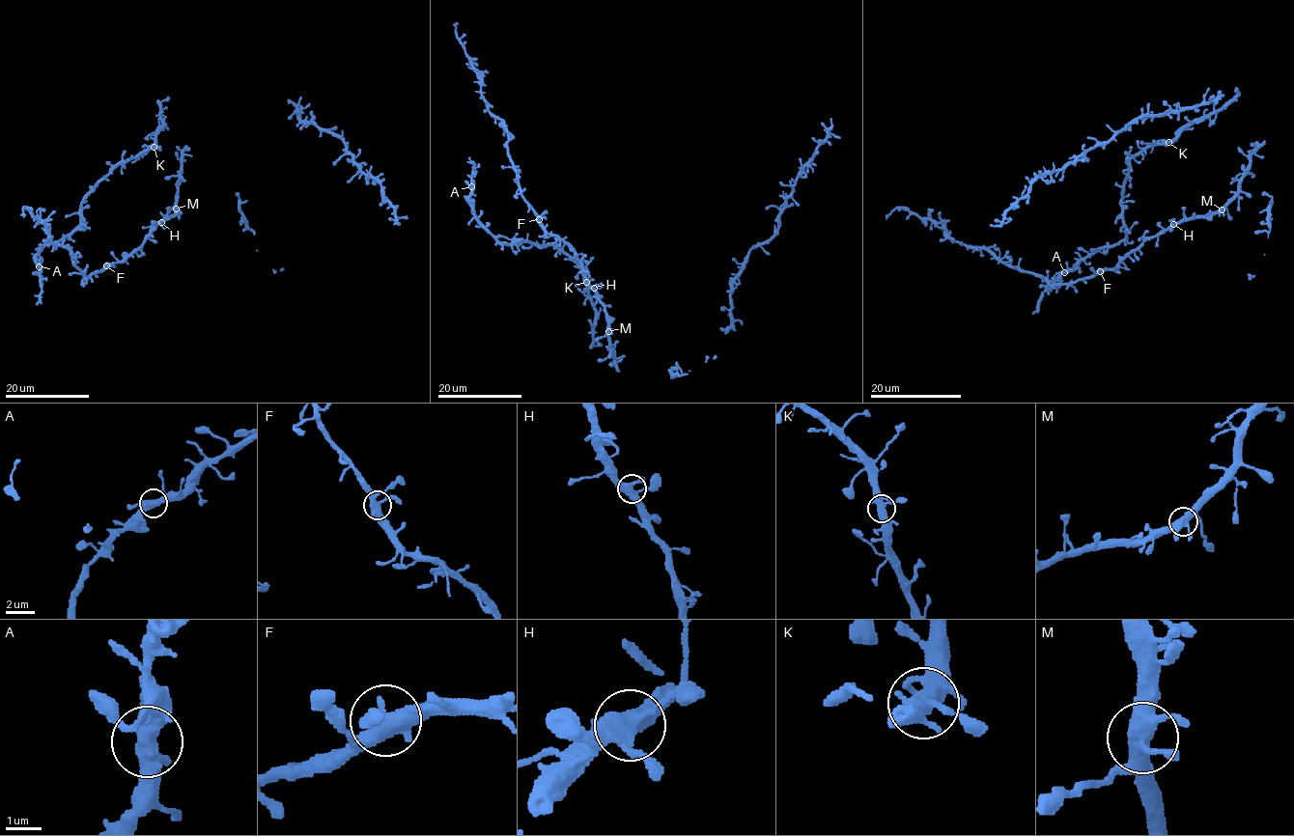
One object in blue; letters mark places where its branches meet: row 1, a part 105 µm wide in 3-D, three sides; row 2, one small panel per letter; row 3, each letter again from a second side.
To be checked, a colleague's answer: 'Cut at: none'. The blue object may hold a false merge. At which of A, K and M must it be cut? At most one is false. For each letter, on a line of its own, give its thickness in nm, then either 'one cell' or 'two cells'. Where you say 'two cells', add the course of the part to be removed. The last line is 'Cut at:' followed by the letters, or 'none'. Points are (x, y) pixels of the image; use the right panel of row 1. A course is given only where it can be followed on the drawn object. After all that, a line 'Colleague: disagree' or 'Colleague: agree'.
A: 400 nm thick; one cell
K: 400 nm thick; one cell
M: 440 nm thick; one cell
Cut at: none
Colleague: agree

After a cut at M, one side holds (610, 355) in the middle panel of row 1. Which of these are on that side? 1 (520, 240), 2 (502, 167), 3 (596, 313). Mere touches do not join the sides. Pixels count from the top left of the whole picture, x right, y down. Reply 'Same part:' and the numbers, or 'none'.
Same part: 1, 3

